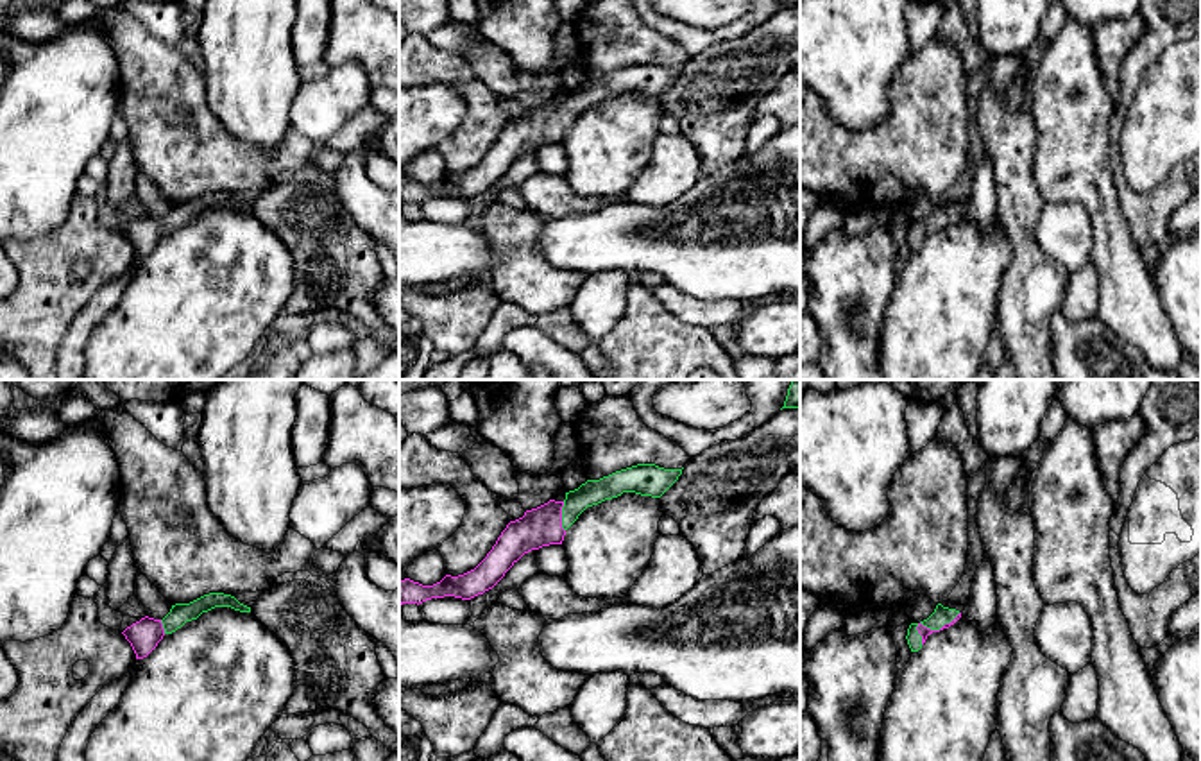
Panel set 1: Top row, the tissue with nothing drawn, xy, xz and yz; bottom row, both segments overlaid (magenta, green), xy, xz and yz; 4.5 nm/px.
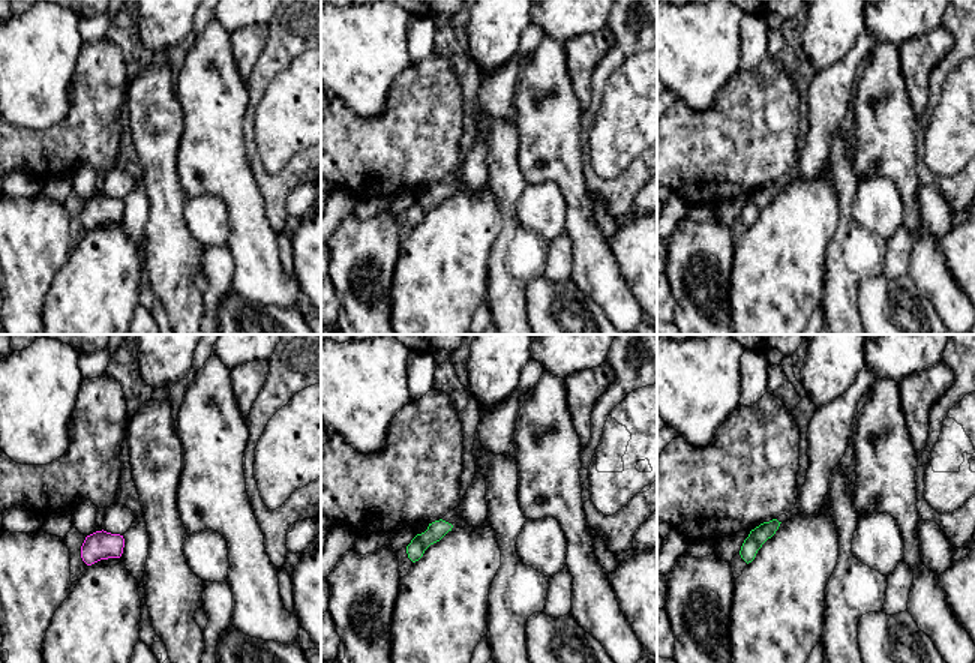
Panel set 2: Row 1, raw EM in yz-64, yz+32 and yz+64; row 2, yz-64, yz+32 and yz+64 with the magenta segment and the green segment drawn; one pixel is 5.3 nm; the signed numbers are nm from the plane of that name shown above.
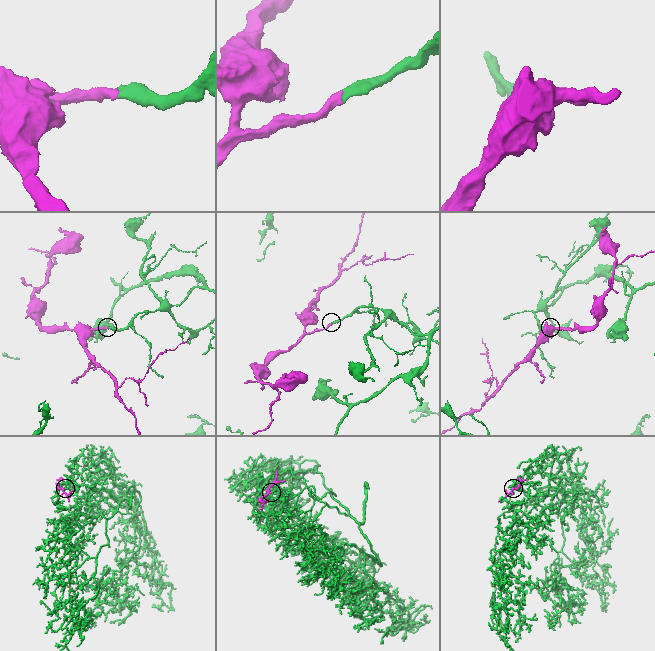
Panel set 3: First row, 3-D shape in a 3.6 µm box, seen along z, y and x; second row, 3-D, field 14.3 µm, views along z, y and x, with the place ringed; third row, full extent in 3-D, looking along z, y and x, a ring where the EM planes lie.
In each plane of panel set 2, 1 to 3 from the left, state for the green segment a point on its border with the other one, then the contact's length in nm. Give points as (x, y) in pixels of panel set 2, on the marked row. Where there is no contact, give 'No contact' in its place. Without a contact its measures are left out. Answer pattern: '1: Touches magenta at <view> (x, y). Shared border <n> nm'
1: No contact
2: No contact
3: No contact

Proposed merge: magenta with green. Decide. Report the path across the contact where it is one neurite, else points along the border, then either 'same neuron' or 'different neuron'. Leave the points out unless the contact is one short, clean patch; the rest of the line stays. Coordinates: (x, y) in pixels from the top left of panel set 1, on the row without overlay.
way yz (922, 230), (929, 228), (942, 213); same neuron

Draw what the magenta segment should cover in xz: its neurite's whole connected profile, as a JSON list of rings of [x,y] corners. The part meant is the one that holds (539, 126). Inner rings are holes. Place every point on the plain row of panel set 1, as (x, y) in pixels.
[[[637,63],[616,70],[600,79],[587,79],[578,88],[566,91],[564,100],[548,102],[526,109],[523,116],[510,120],[487,156],[471,170],[446,174],[433,184],[422,184],[410,177],[399,181],[399,202],[422,202],[431,197],[455,195],[471,199],[492,188],[505,172],[528,150],[549,143],[562,143],[566,129],[592,104],[635,91],[660,97],[682,73],[682,68],[664,68],[655,63]]]

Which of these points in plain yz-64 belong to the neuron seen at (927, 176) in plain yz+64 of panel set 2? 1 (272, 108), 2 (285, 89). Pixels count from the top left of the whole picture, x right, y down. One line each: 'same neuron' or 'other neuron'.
1: other neuron
2: other neuron

